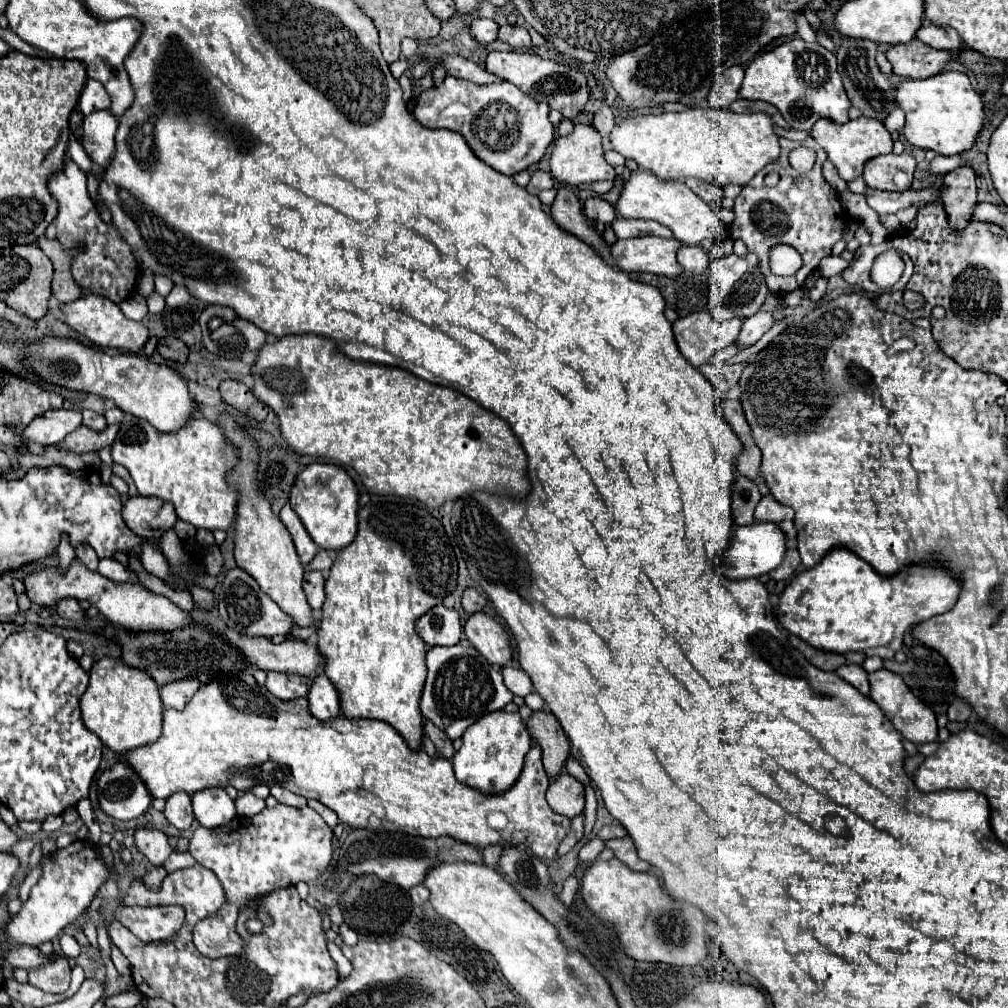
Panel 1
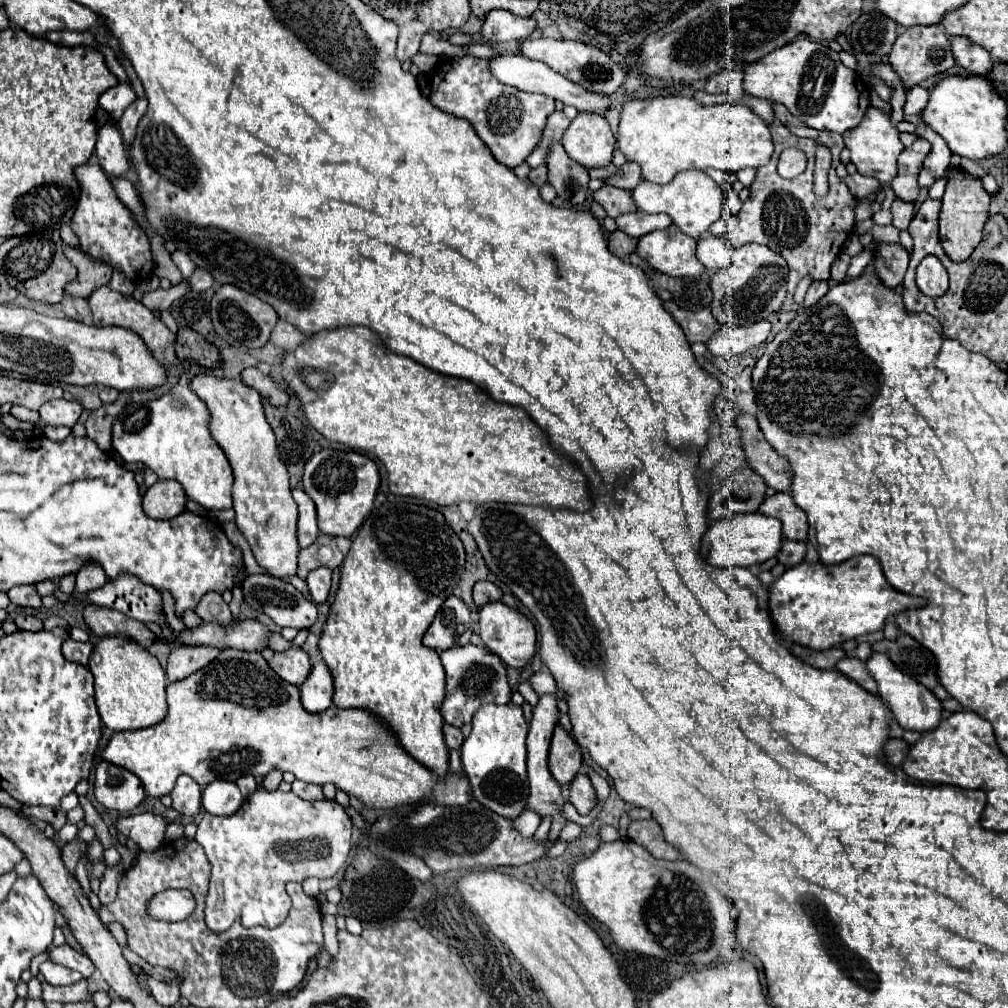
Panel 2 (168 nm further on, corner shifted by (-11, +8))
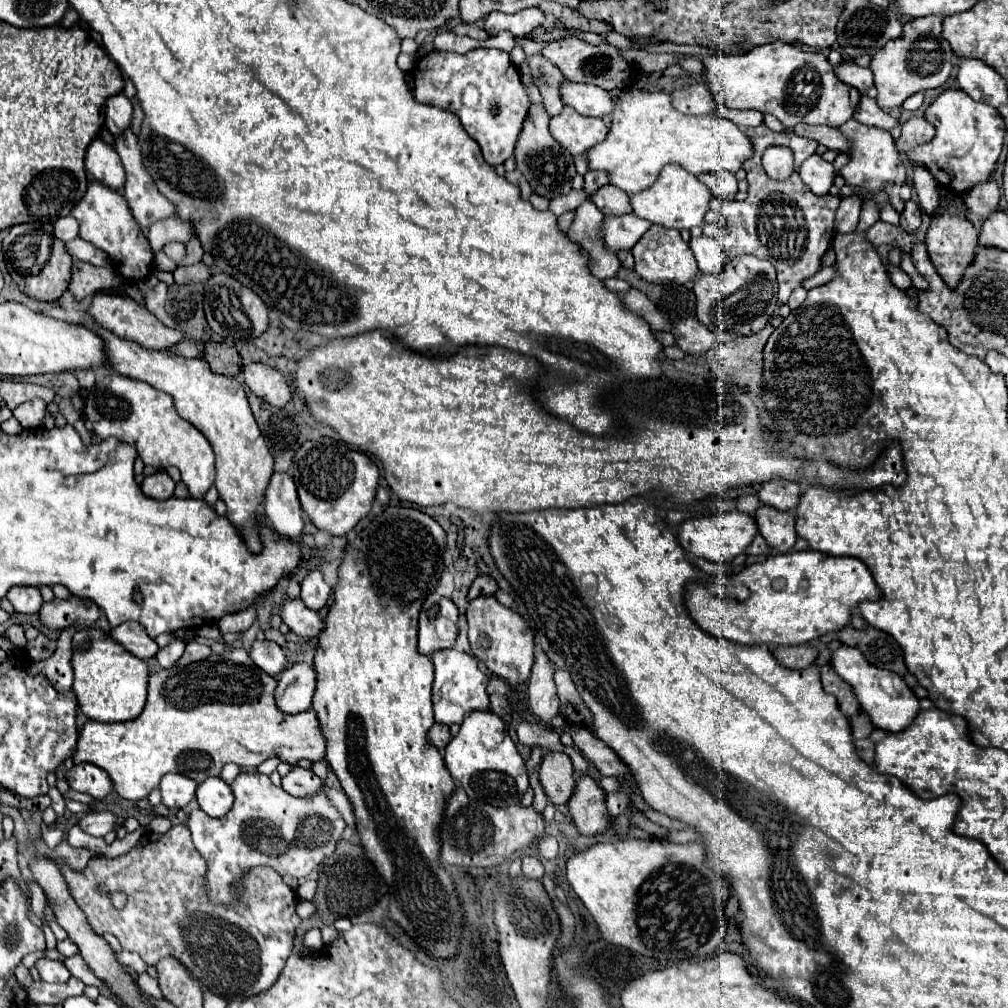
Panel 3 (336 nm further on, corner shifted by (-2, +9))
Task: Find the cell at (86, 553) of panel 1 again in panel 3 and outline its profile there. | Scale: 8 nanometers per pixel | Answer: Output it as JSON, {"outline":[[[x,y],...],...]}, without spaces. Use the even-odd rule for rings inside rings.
{"outline":[[[67,598],[67,600],[51,600],[51,602],[43,602],[41,610],[39,610],[39,620],[45,628],[51,630],[65,630],[71,626],[77,628],[87,628],[91,624],[97,622],[101,610],[97,610],[95,604],[91,602],[83,602],[81,598]]]}

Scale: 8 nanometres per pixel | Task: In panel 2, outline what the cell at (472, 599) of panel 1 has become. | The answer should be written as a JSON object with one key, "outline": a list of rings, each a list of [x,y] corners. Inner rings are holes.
{"outline":[[[478,581],[478,583],[474,585],[472,597],[474,597],[474,603],[476,603],[478,607],[482,607],[482,605],[486,605],[486,603],[500,601],[502,591],[500,591],[494,583],[490,583],[490,581]]]}

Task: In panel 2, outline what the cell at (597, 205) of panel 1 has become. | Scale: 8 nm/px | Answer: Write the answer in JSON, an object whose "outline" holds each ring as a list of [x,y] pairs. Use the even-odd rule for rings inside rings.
{"outline":[[[602,185],[598,191],[594,191],[594,201],[600,203],[606,209],[606,213],[614,219],[624,213],[636,211],[632,193],[626,189],[618,189],[614,185]]]}

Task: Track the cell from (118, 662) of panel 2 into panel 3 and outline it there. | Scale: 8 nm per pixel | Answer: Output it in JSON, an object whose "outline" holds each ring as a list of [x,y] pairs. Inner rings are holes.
{"outline":[[[95,628],[73,634],[71,666],[75,672],[73,692],[83,714],[97,722],[127,722],[141,714],[147,700],[147,664],[129,654],[111,638],[99,636]]]}

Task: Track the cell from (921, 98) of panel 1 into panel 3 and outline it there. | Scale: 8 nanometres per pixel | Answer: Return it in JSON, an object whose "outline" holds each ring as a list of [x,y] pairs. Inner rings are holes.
{"outline":[[[945,90],[927,108],[925,118],[937,128],[937,134],[931,142],[907,152],[911,166],[927,168],[943,188],[955,192],[957,196],[963,196],[977,184],[983,184],[991,178],[1005,134],[1003,118],[993,106],[975,102],[963,90]]]}

